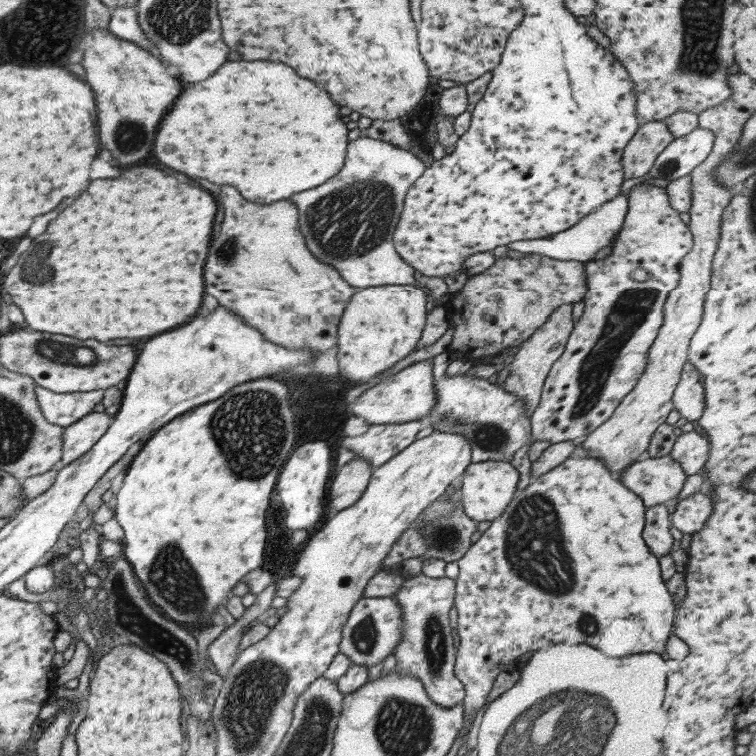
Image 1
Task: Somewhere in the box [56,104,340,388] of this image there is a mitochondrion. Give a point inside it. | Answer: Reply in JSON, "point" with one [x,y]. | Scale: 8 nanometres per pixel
{"point":[128,138]}

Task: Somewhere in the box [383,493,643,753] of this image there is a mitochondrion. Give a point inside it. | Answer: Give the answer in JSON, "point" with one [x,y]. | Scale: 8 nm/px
{"point":[594,719]}

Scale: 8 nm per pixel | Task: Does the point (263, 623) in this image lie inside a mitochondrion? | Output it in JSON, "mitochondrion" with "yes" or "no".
{"mitochondrion":"no"}

